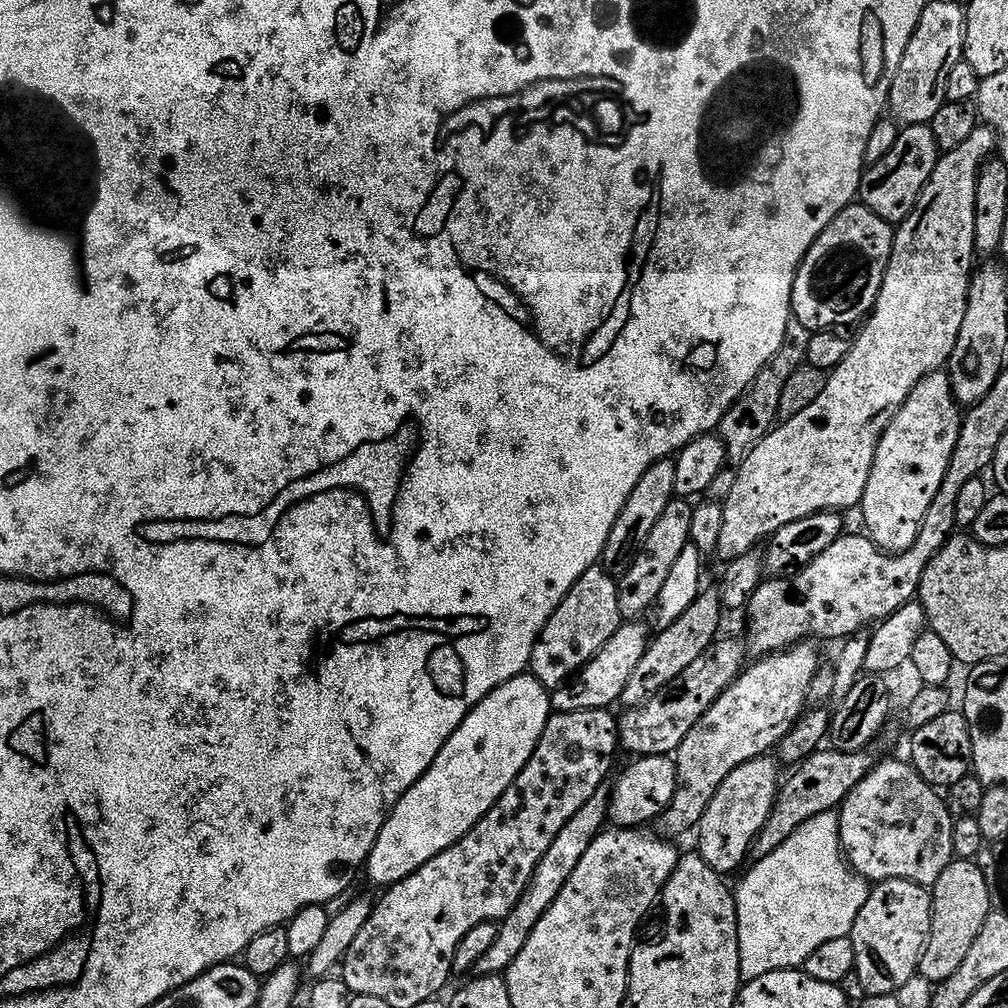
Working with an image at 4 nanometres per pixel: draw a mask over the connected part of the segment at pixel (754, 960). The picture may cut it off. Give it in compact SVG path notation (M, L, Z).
M819 816L802 823L798 831L788 836L788 844L784 844L784 848L770 846L770 850L764 852L764 860L760 860L760 864L748 872L747 880L735 885L740 967L745 981L762 978L762 974L799 969L814 949L822 946L822 942L851 937L852 921L860 913L862 900L856 897L857 881L838 851L837 841L830 838L828 819Z

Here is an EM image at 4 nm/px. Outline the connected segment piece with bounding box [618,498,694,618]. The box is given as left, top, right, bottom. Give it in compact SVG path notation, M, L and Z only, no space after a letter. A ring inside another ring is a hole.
M676 498L667 504L654 527L643 537L644 545L636 556L636 561L628 568L628 573L618 584L621 617L640 616L648 607L655 605L660 598L662 586L666 586L666 578L670 578L670 570L674 570L674 562L678 562L678 554L689 547L694 508L684 498Z

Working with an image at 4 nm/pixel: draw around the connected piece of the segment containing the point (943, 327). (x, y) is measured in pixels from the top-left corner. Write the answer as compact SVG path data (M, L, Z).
M978 126L970 138L962 142L962 146L941 155L914 210L895 229L890 262L876 304L863 321L864 329L851 341L844 361L831 370L818 398L814 398L806 410L795 412L780 422L784 424L777 423L739 461L740 469L728 490L726 506L722 508L723 525L728 531L724 544L728 557L746 555L753 551L756 540L769 539L790 522L798 522L820 512L855 509L863 500L884 429L892 423L896 413L907 404L909 396L921 383L947 365L958 342L958 334L966 318L968 286L974 275L972 256L977 255L976 186L980 169L993 155L995 144L995 134L984 126Z

